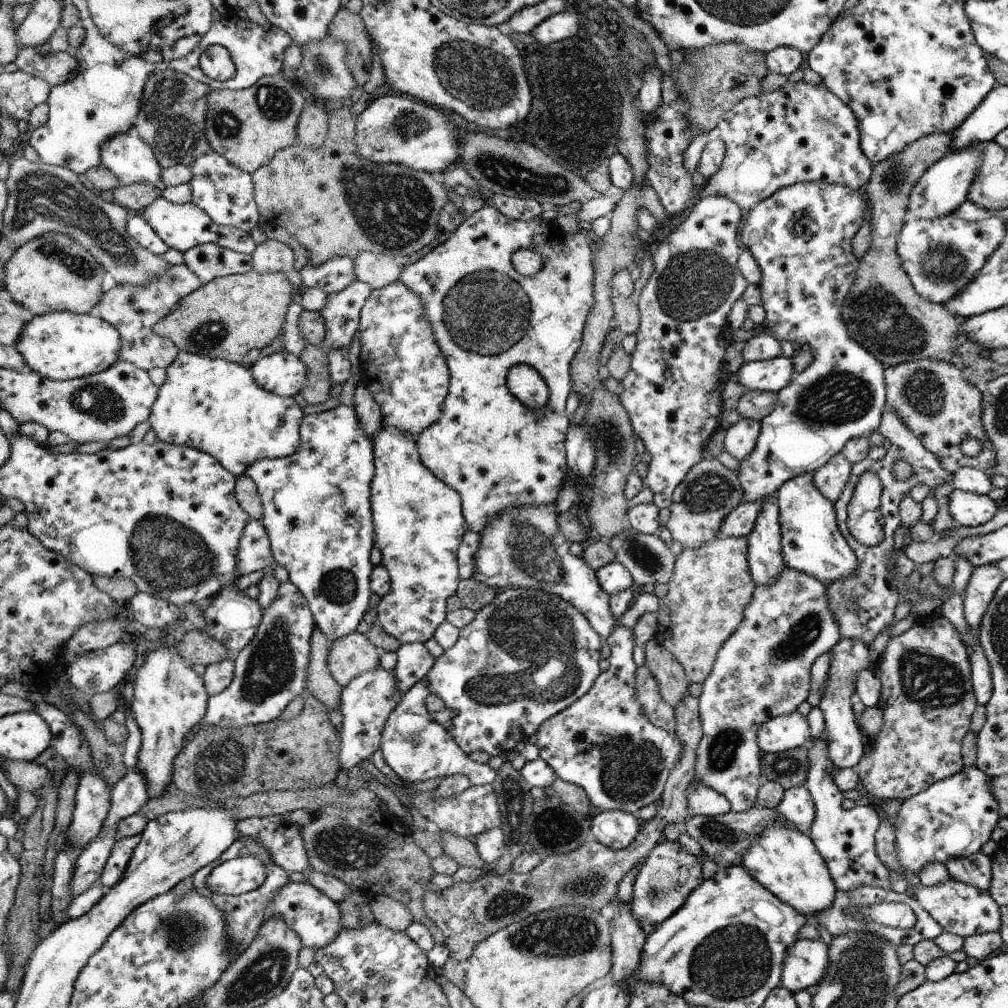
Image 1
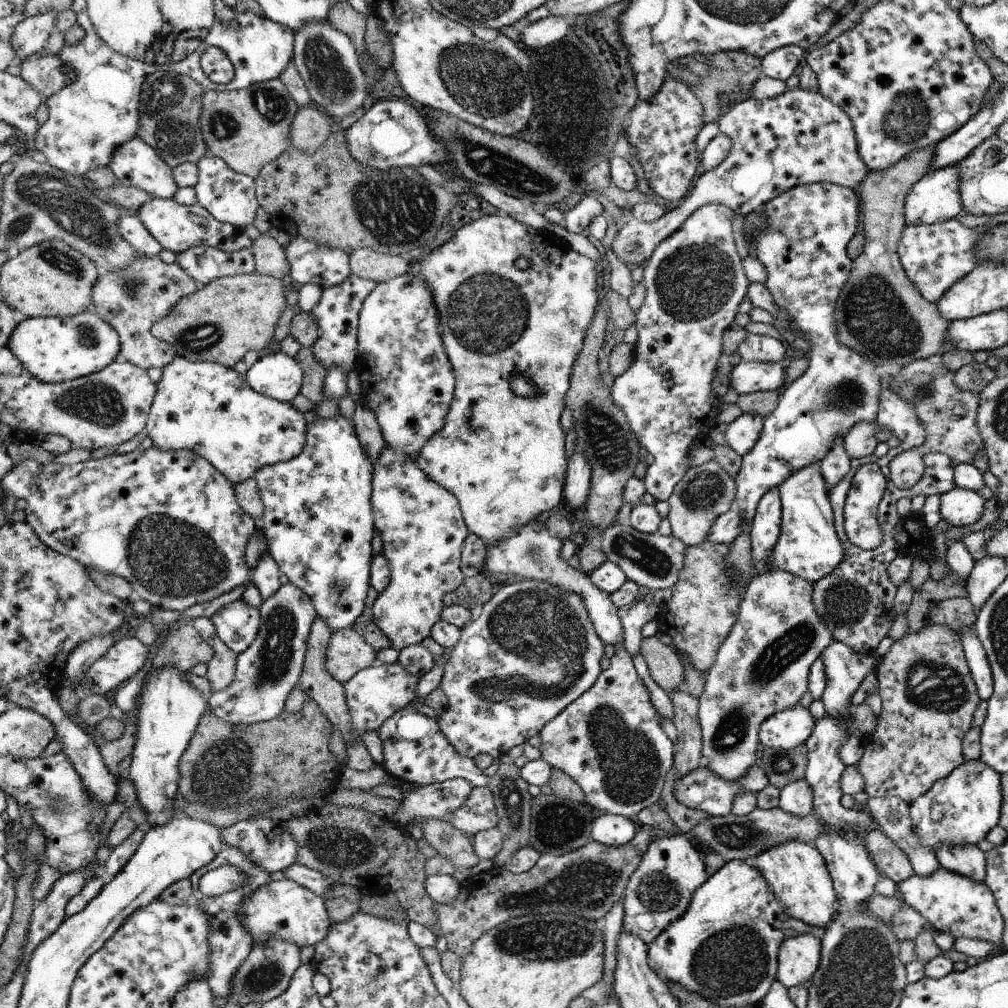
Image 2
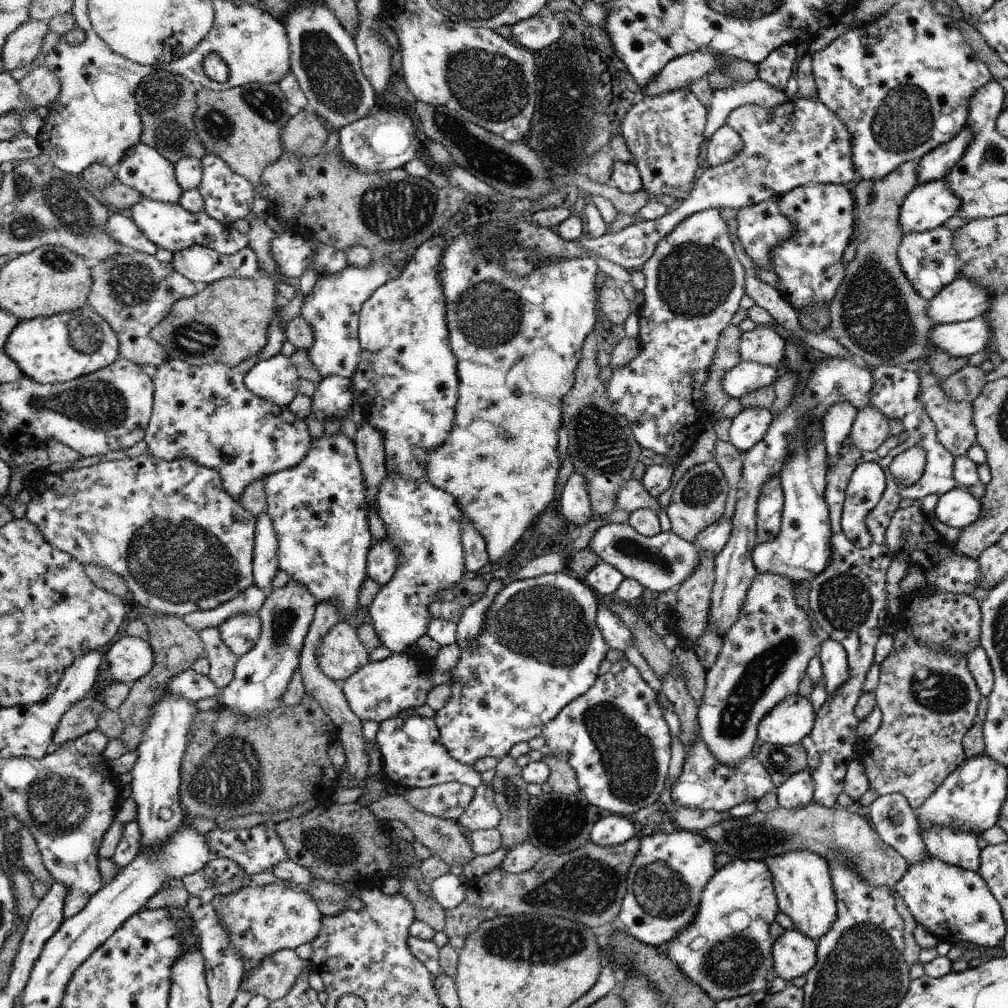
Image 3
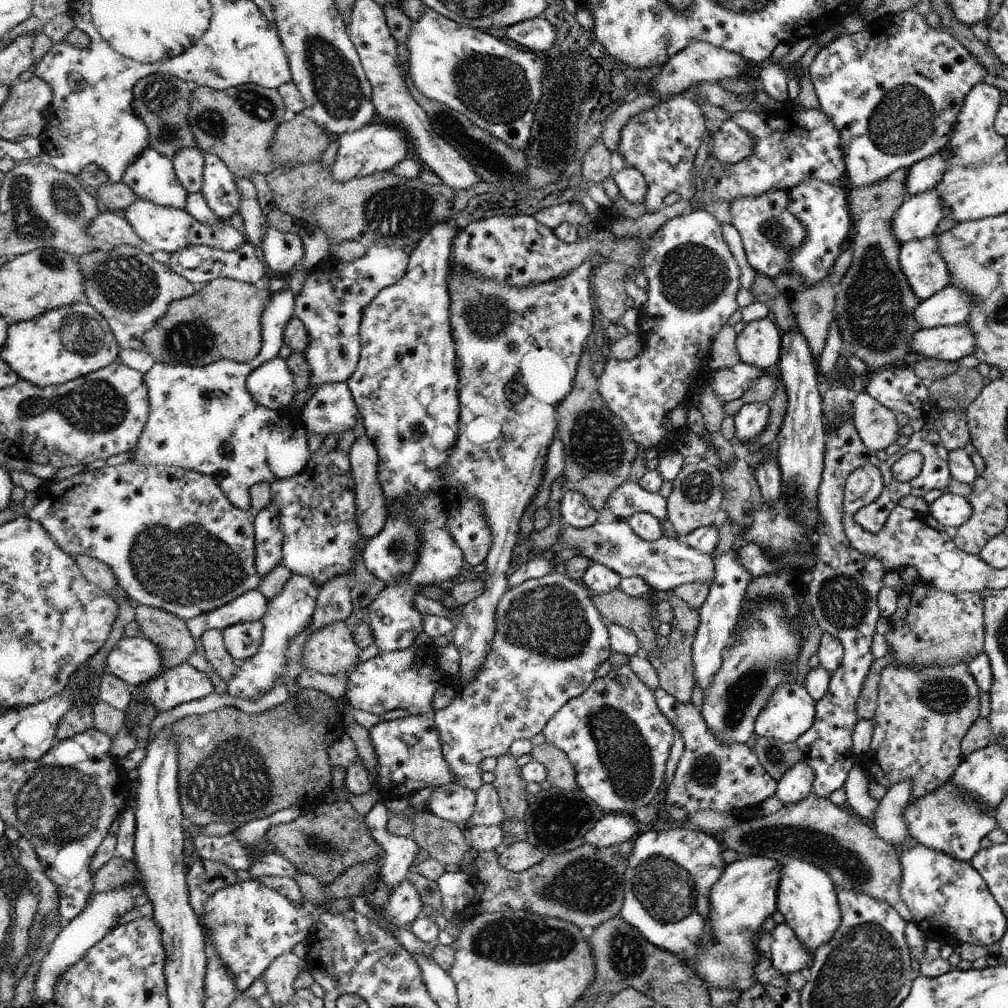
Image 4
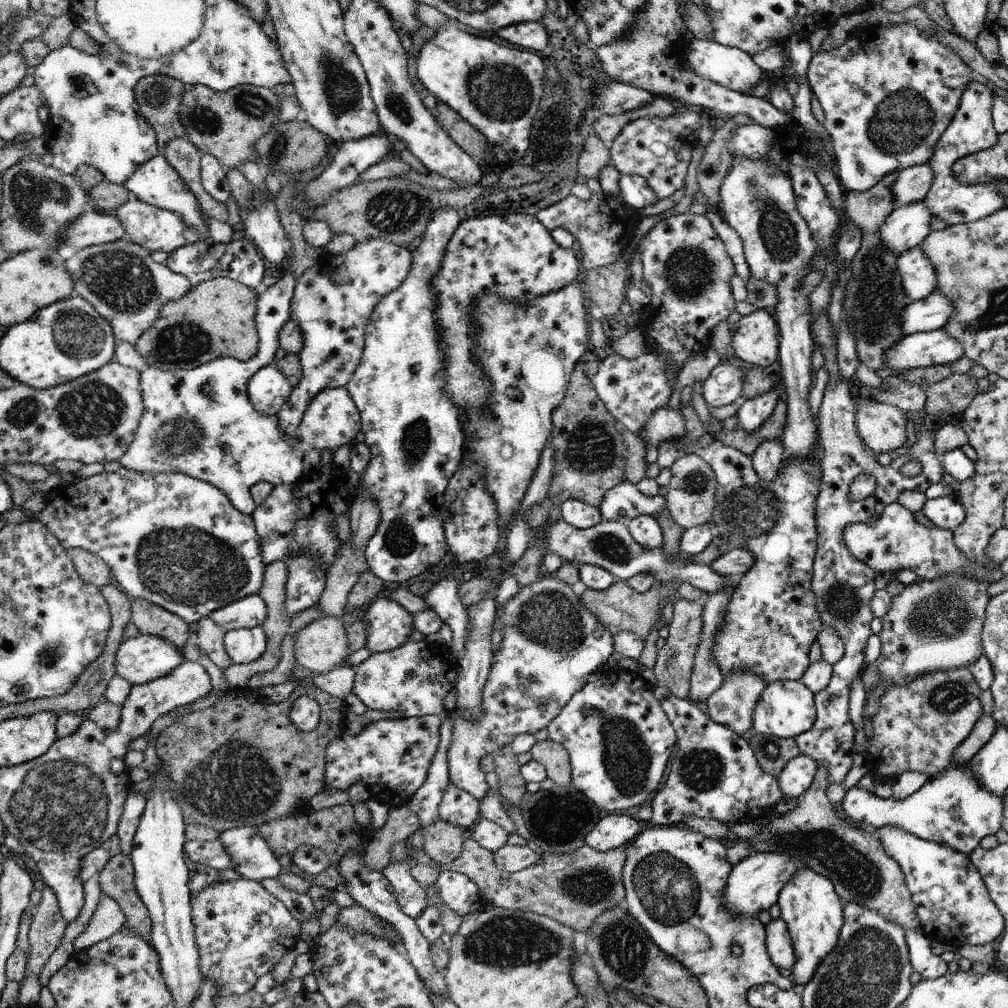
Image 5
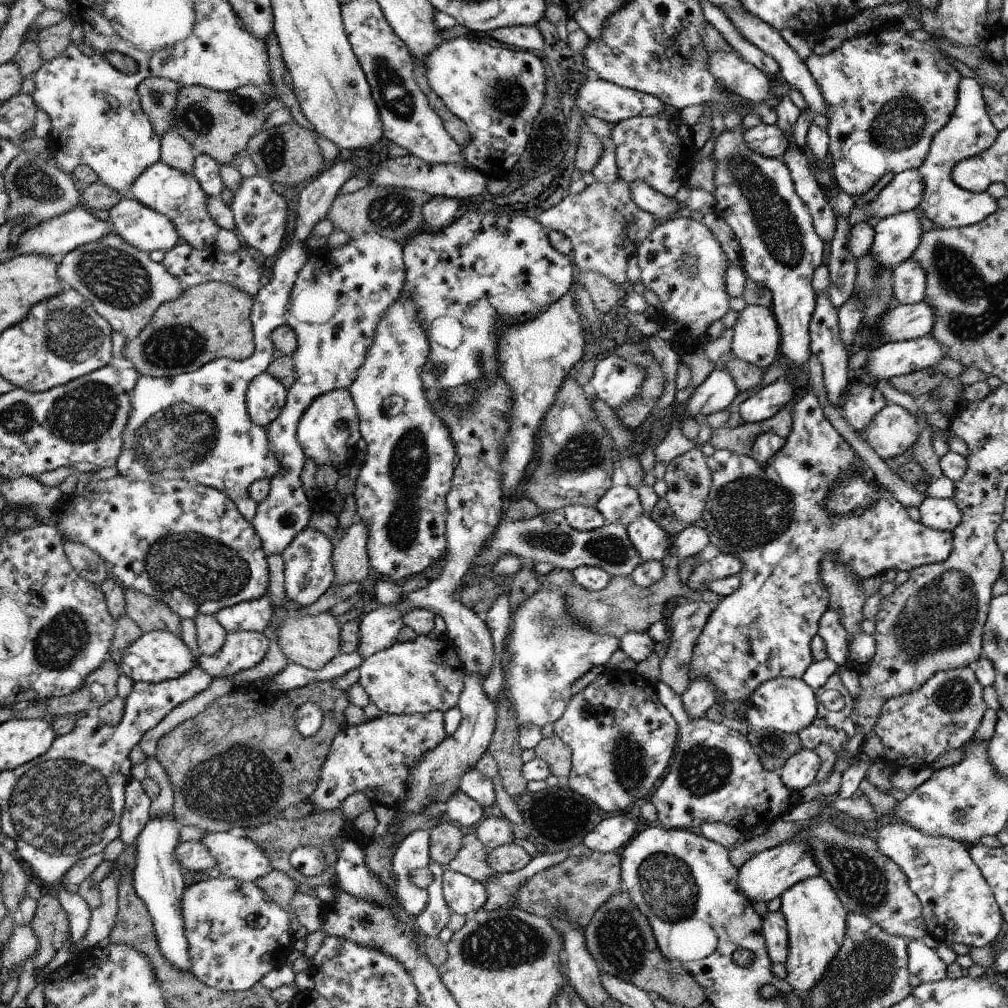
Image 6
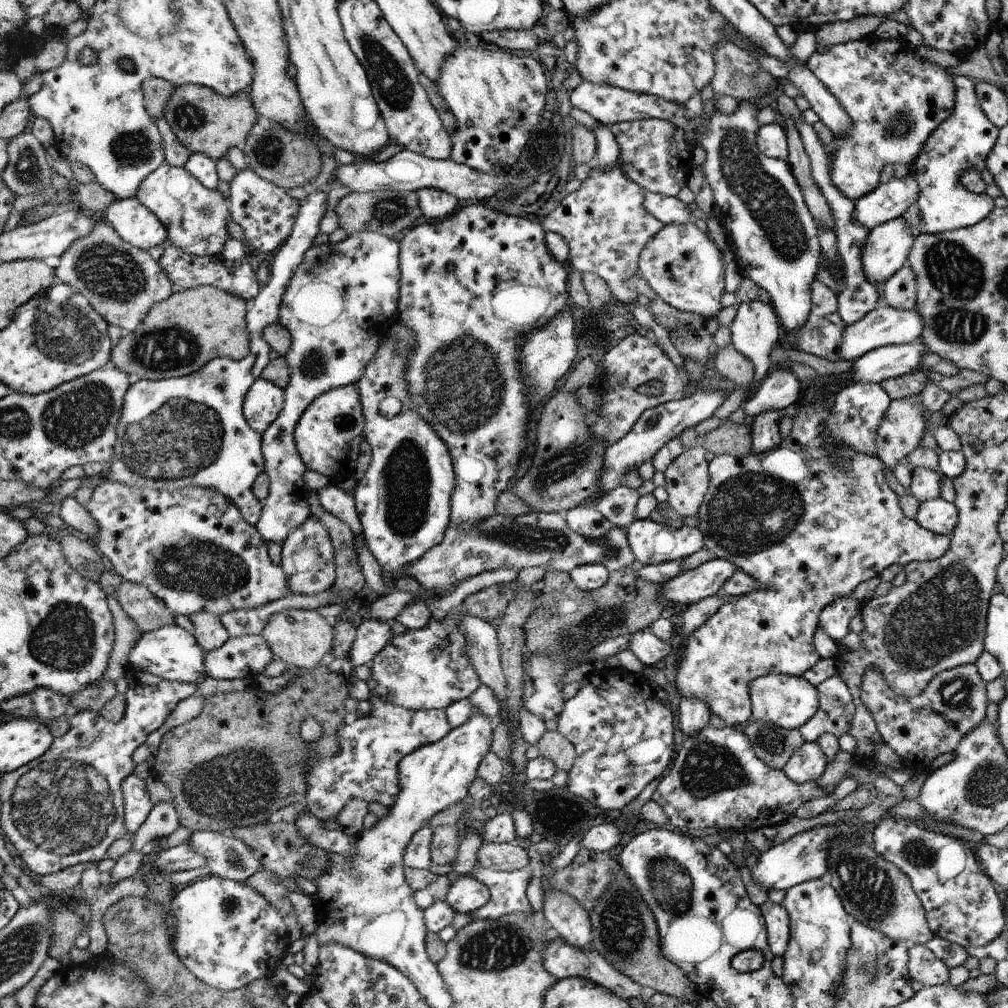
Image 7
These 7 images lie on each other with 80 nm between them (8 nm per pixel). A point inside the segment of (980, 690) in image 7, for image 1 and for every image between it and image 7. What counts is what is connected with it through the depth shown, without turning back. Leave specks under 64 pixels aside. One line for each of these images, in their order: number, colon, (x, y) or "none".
1: (927, 698)
2: (928, 697)
3: (928, 698)
4: (923, 713)
5: (919, 725)
6: (917, 728)

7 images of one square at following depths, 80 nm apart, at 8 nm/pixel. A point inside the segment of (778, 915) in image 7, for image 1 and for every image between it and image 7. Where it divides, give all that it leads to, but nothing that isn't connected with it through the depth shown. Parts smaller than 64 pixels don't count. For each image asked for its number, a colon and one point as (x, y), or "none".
1: (806, 963)
2: (799, 956)
3: (794, 954)
4: (788, 953)
5: (782, 952)
6: (775, 928)

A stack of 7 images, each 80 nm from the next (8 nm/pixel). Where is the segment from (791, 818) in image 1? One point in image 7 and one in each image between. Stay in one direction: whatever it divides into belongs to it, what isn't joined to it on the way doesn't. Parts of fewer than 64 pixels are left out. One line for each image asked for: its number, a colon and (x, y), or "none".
2: (796, 798)
3: (796, 792)
4: (797, 783)
5: (797, 777)
6: (801, 769)
7: (808, 763)

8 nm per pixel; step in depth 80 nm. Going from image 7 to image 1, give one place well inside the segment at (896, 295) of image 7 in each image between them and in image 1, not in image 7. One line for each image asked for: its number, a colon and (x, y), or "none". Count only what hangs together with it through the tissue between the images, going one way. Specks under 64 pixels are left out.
1: (941, 257)
2: (934, 257)
3: (928, 260)
4: (920, 260)
5: (918, 278)
6: (909, 280)

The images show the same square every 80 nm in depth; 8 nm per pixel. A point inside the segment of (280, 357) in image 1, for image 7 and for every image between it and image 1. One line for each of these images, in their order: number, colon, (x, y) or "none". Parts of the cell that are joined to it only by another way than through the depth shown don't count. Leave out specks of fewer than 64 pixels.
2: (279, 376)
3: (276, 379)
4: (272, 385)
5: (268, 389)
6: (266, 396)
7: (264, 402)

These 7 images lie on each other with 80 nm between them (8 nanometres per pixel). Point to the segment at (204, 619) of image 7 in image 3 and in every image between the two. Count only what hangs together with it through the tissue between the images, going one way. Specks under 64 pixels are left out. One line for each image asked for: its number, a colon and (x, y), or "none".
3: (222, 660)
4: (217, 656)
5: (210, 640)
6: (211, 635)

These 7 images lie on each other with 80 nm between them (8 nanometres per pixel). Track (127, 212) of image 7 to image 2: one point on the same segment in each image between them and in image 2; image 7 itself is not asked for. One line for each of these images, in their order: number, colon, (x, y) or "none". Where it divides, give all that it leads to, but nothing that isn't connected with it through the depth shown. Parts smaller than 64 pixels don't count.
2: (177, 227)
3: (169, 226)
4: (161, 228)
5: (153, 228)
6: (143, 227)

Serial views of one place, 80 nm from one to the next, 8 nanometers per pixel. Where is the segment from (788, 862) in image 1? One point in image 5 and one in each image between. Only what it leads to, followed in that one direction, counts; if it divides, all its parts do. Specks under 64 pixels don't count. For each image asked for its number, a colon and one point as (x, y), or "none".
2: (798, 874)
3: (803, 883)
4: (807, 898)
5: (813, 910)

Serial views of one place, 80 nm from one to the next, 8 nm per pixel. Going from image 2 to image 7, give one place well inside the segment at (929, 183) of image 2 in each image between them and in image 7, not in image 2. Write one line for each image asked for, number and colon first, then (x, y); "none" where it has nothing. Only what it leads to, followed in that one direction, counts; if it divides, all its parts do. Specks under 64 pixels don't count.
3: (928, 206)
4: (918, 217)
5: (906, 227)
6: (896, 237)
7: (886, 249)

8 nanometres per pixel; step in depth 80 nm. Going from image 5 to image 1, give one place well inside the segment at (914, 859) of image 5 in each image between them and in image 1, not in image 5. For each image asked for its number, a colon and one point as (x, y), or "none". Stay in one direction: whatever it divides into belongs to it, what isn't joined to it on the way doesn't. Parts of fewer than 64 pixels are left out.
1: (961, 909)
2: (953, 903)
3: (955, 904)
4: (949, 901)

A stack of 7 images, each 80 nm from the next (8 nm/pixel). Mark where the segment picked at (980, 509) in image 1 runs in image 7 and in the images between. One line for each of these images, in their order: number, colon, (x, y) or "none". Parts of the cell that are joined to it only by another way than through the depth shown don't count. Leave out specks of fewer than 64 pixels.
2: (959, 507)
3: (957, 508)
4: (950, 509)
5: (947, 512)
6: (940, 514)
7: (939, 516)

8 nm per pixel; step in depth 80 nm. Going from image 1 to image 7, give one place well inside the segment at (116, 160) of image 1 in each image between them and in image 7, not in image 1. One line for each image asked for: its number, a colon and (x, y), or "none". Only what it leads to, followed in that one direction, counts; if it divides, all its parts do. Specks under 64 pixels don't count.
2: (136, 163)
3: (144, 168)
4: (152, 177)
5: (158, 184)
6: (176, 194)
7: (196, 217)

